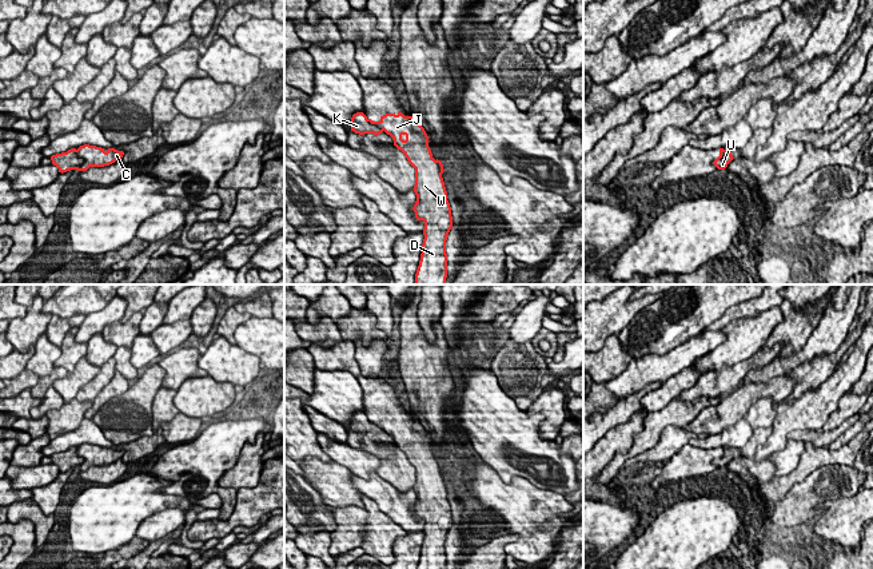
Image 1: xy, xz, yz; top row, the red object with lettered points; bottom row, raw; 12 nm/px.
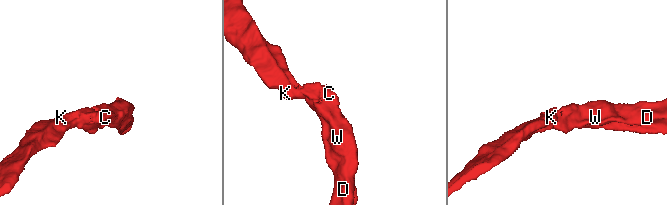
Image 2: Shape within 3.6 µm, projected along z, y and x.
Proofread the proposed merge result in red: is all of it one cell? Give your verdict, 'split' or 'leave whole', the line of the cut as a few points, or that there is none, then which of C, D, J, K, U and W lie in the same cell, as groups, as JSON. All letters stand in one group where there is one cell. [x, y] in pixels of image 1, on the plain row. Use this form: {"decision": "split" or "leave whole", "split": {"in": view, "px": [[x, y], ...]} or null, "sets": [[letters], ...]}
{"decision": "split", "split": {"in": "xy", "px": [[78, 449], [83, 461], [76, 468]]}, "sets": [["C", "D", "J", "W"], ["K", "U"]]}

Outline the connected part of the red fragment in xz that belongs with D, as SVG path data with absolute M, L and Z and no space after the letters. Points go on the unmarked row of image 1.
M402 411L396 414L386 413L380 415L379 421L368 419L392 437L394 445L404 453L408 462L415 467L415 485L412 489L416 494L416 501L412 509L416 520L424 521L424 538L418 569L447 569L446 540L453 528L451 506L442 477L443 463L432 457L424 427L412 415L404 415Z

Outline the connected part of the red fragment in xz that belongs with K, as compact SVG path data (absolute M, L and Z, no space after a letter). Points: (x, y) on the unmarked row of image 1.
M356 411L351 417L351 430L359 434L374 433L379 434L383 431L378 425L371 422L363 411Z

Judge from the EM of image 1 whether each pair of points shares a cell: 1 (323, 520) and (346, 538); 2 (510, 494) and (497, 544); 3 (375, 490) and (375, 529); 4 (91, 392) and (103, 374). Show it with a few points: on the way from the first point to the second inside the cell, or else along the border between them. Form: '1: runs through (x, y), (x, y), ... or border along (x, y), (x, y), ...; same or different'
1: border along (326, 506), (333, 513), (335, 524), (330, 533); different
2: border along (518, 532), (518, 537), (505, 546), (506, 554); different
3: border along (362, 493), (370, 497), (381, 510), (398, 524); different
4: runs through (94, 388), (103, 378); same

